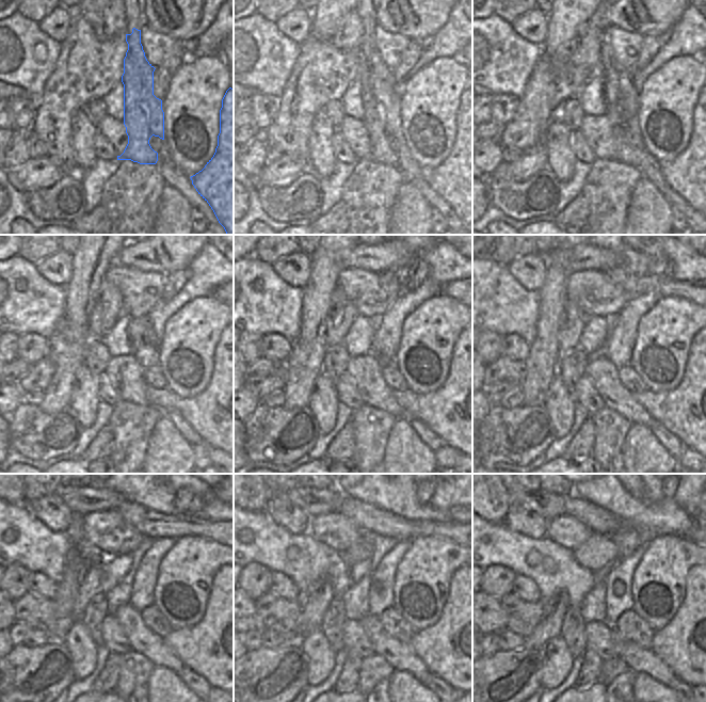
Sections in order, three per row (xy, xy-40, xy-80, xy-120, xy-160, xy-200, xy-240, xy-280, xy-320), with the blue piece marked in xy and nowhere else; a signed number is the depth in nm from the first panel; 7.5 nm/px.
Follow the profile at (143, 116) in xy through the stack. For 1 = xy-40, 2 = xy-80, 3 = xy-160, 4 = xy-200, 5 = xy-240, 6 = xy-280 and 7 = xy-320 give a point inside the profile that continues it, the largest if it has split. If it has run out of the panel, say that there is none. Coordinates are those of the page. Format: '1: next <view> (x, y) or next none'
1: next xy-40 (381, 96)
2: next xy-80 (621, 97)
3: next xy-160 (450, 411)
4: next xy-200 (689, 411)
5: next xy-240 (211, 648)
6: next xy-280 (450, 649)
7: next xy-320 (689, 644)

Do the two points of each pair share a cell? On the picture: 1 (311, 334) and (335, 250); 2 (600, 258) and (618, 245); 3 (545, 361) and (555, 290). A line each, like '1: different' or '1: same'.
1: same
2: different
3: same

